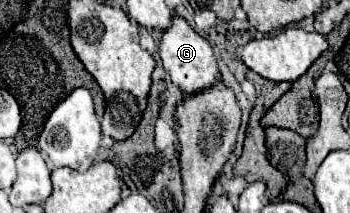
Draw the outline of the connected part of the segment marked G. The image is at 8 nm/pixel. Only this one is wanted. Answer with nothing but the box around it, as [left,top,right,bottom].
[159,16,219,94]

